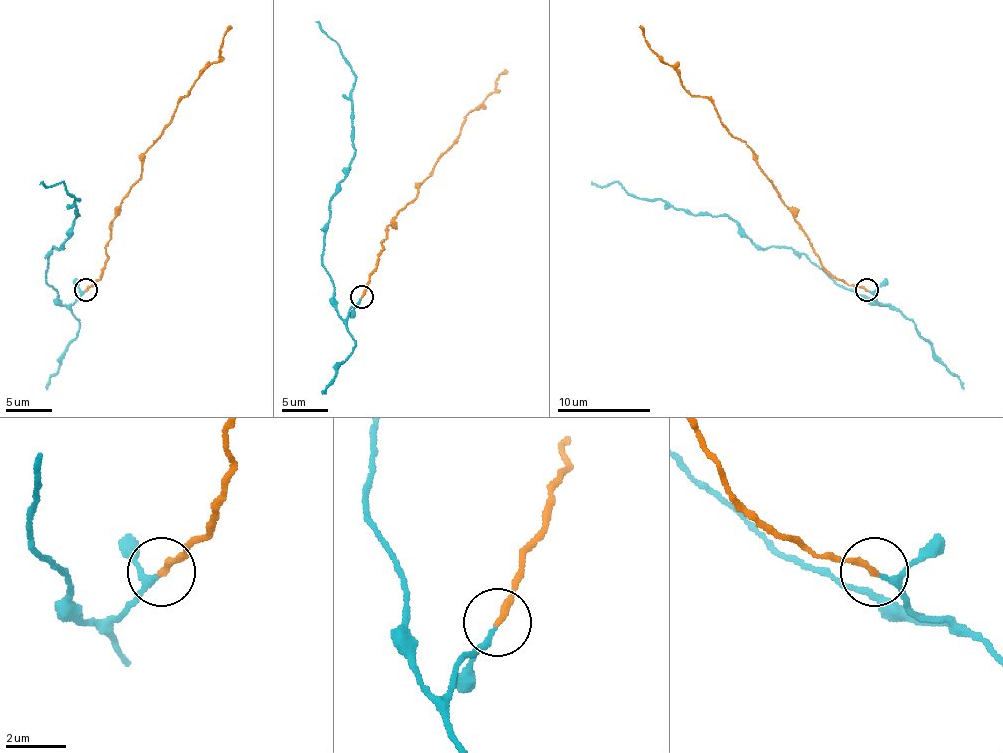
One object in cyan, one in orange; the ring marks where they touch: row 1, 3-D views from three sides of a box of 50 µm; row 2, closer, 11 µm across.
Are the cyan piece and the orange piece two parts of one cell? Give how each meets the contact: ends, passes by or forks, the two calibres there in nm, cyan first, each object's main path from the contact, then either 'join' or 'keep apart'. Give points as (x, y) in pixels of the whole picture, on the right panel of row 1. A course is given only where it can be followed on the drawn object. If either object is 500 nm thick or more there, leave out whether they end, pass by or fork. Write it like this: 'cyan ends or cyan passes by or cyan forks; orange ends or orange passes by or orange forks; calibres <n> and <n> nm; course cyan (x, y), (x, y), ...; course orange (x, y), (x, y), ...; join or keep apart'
cyan passes by; orange ends; calibres 150 and 220 nm; course cyan (867, 290), (890, 304), (855, 295), (802, 253), (760, 249), (725, 216), (686, 214), (616, 181), (591, 181); course orange (867, 290), (844, 283), (820, 263), (755, 154), (728, 130), (707, 98), (681, 84), (649, 47), (642, 26); join

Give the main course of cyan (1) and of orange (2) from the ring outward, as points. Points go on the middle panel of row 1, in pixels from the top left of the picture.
1: (362, 297), (344, 320), (323, 264), (334, 190), (355, 155), (351, 93), (355, 74), (316, 21)
2: (362, 297), (390, 220), (416, 197), (462, 123), (494, 90), (499, 74), (508, 72)

